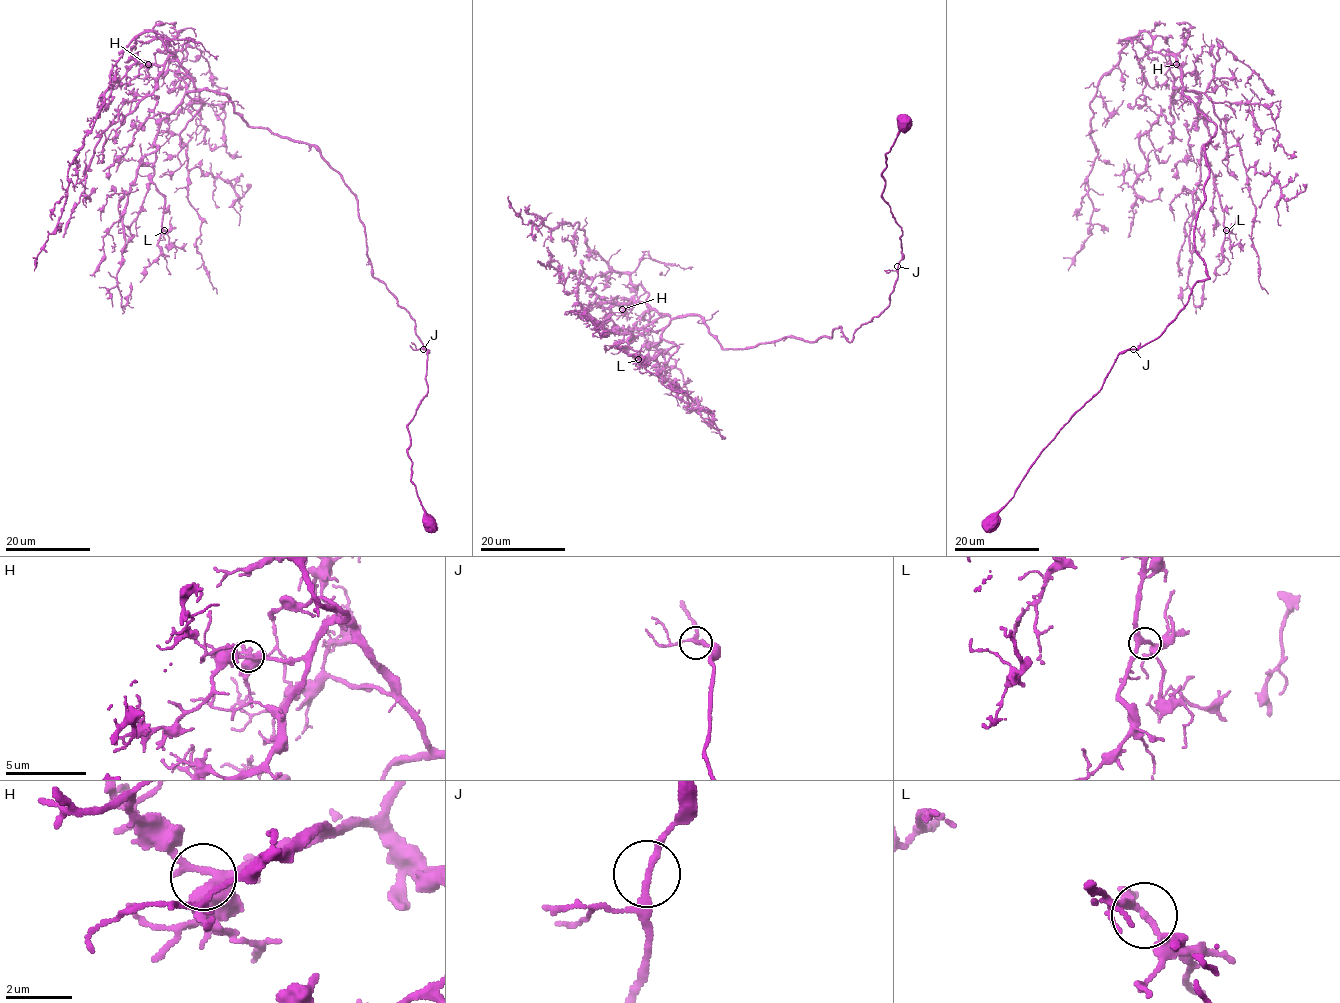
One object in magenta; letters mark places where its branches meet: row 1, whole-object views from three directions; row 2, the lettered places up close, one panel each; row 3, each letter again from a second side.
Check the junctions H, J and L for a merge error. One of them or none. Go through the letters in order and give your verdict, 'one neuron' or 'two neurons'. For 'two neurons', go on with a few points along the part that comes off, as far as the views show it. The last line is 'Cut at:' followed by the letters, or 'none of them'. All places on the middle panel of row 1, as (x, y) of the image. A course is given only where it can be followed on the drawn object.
H: one neuron
J: one neuron
L: one neuron
Cut at: none of them

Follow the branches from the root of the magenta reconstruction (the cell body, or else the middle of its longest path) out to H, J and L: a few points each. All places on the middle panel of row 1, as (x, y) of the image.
H: (903, 123), (882, 170), (897, 279), (850, 342), (840, 327), (724, 348), (697, 315), (622, 309)
J: (903, 123), (885, 154), (886, 166), (882, 170), (885, 182), (882, 198), (902, 231), (901, 259), (897, 266)
L: (903, 123), (882, 170), (897, 279), (850, 342), (840, 327), (724, 348), (687, 315), (630, 334), (638, 359)

